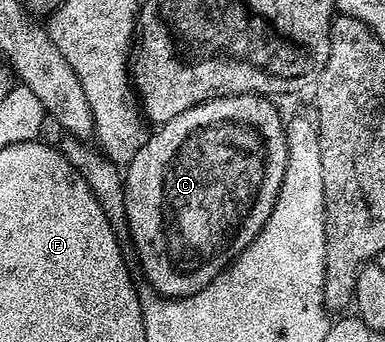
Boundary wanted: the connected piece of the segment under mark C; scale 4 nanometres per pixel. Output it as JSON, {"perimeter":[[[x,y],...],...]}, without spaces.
{"perimeter":[[[239,93],[235,97],[214,97],[203,101],[199,105],[181,111],[173,119],[154,130],[155,134],[148,136],[143,145],[133,155],[131,161],[126,162],[123,186],[125,187],[125,211],[122,216],[127,220],[127,229],[131,232],[131,241],[135,244],[135,253],[139,256],[139,265],[143,268],[146,284],[155,290],[156,294],[168,299],[188,297],[201,291],[218,274],[222,273],[239,252],[256,237],[261,227],[269,219],[279,194],[279,188],[285,175],[287,166],[287,135],[285,121],[279,118],[279,113],[270,105],[268,98],[253,93]]]}

